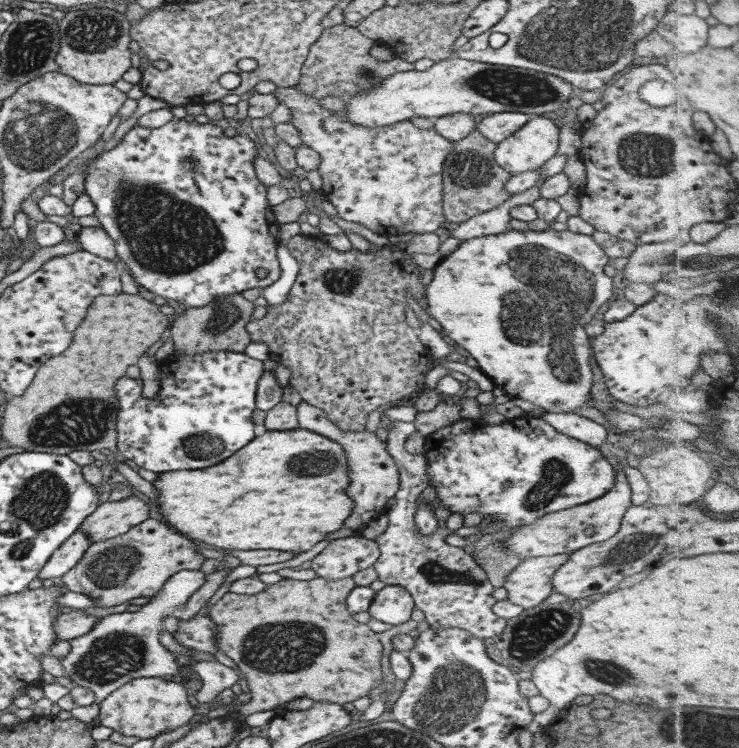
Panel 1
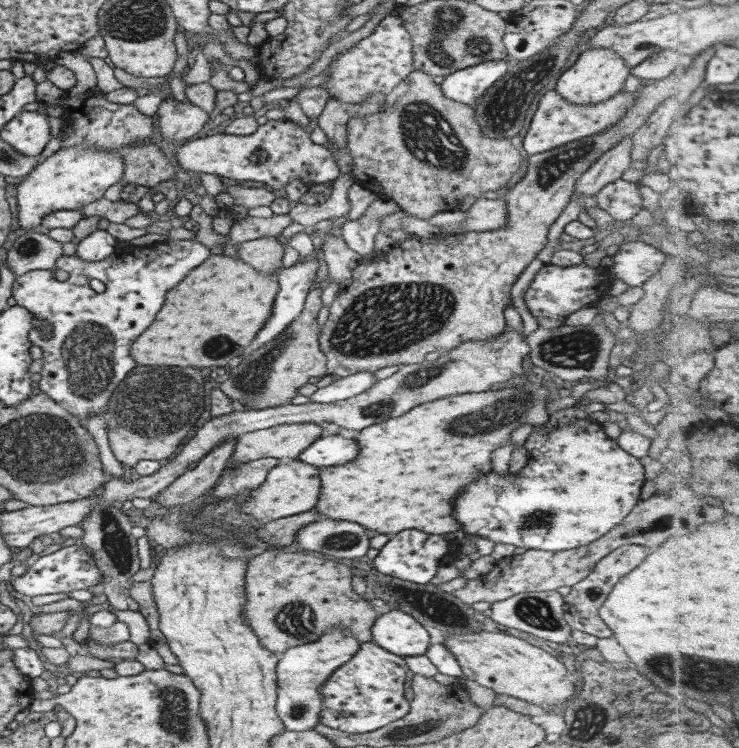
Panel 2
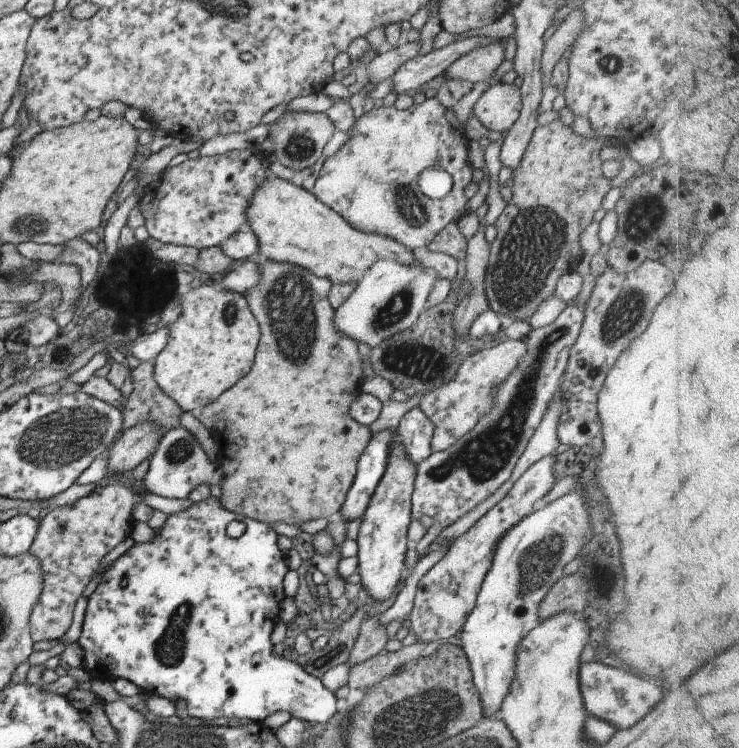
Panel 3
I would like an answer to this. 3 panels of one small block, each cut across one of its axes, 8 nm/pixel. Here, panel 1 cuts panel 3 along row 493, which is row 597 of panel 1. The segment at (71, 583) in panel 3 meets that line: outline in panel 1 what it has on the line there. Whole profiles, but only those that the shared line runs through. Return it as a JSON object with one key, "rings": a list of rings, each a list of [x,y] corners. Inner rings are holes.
{"rings":[[[149,518],[133,526],[128,532],[104,541],[91,543],[84,552],[79,563],[63,576],[64,589],[88,595],[98,602],[98,607],[114,607],[125,601],[140,597],[153,597],[162,585],[180,570],[199,570],[207,558],[198,553],[198,546],[194,540],[178,532],[168,523]]]}

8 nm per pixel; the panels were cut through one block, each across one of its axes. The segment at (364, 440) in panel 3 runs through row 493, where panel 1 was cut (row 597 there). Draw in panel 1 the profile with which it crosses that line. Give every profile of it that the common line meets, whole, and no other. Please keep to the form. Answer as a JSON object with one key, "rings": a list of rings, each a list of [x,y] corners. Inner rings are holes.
{"rings":[[[353,576],[338,580],[316,577],[310,581],[283,578],[252,596],[228,591],[212,606],[209,617],[217,631],[215,646],[236,663],[250,688],[251,697],[238,712],[248,716],[295,698],[343,705],[368,696],[370,690],[382,684],[382,644],[374,630],[354,620],[347,606],[348,596],[356,587]]]}

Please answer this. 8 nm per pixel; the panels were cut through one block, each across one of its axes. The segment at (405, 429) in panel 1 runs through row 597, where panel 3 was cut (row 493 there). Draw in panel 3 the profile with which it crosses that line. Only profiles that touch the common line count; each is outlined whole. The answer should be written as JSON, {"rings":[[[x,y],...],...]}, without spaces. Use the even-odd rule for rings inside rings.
{"rings":[[[576,305],[567,306],[551,324],[532,329],[526,339],[529,349],[526,357],[520,362],[518,369],[493,391],[495,408],[489,411],[489,414],[484,416],[463,438],[453,443],[450,450],[433,453],[426,461],[415,466],[411,520],[420,521],[423,516],[429,516],[446,529],[478,503],[494,494],[510,478],[565,374],[569,349],[581,332],[583,317],[582,308]]]}

